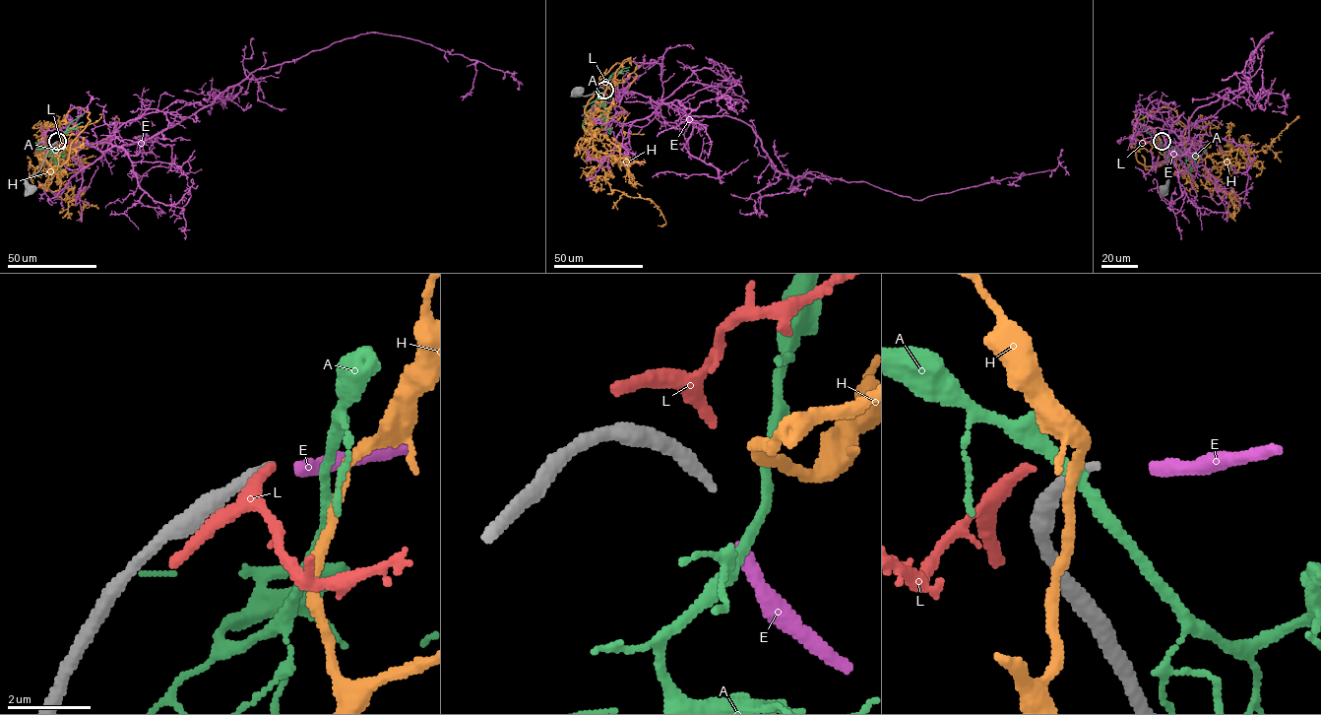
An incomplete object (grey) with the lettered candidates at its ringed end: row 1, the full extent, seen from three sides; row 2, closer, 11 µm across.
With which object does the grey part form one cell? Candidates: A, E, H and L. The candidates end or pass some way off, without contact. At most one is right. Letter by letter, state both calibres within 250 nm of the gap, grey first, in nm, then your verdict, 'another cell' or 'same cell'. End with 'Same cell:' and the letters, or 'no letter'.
A: 240 nm thick on the grey side, 220 nm on the other; another cell
E: 240 nm thick on the grey side, 360 nm on the other; same cell
H: 240 nm thick on the grey side, 240 nm on the other; another cell
L: 240 nm thick on the grey side, 240 nm on the other; another cell
Same cell: E

